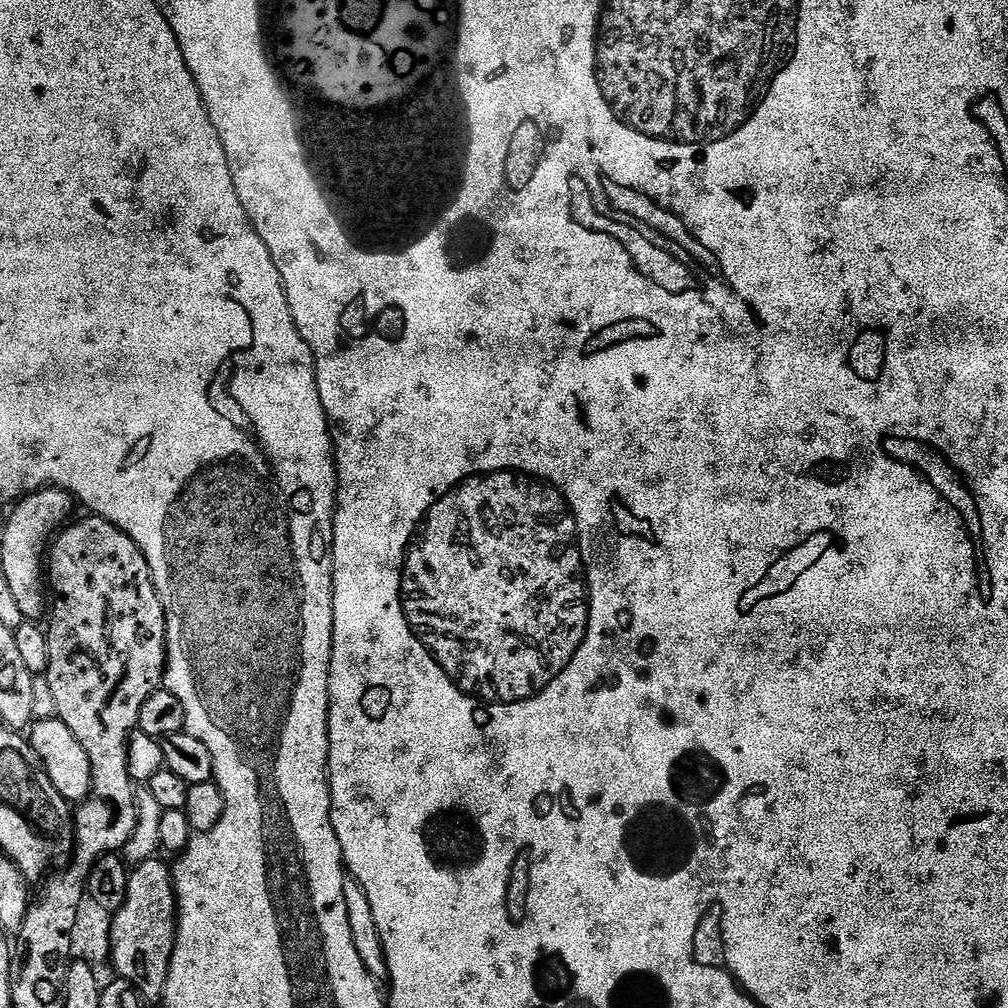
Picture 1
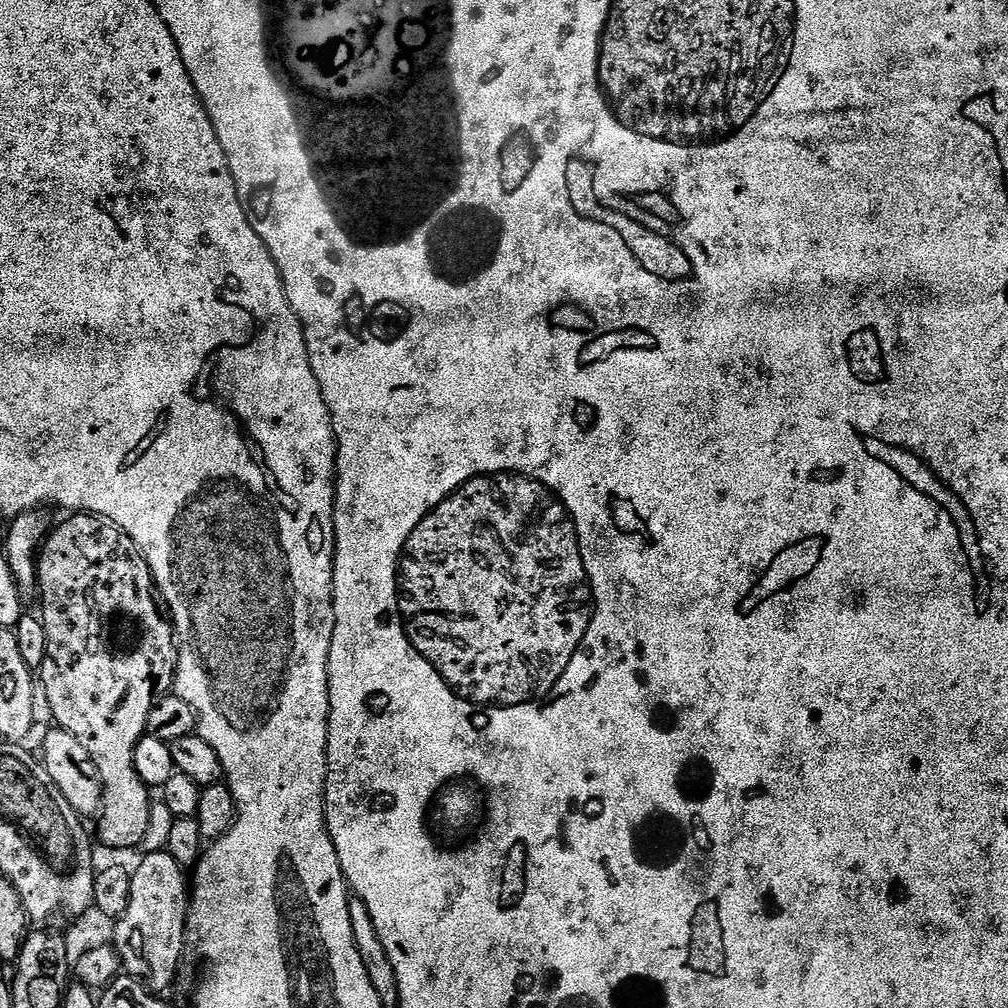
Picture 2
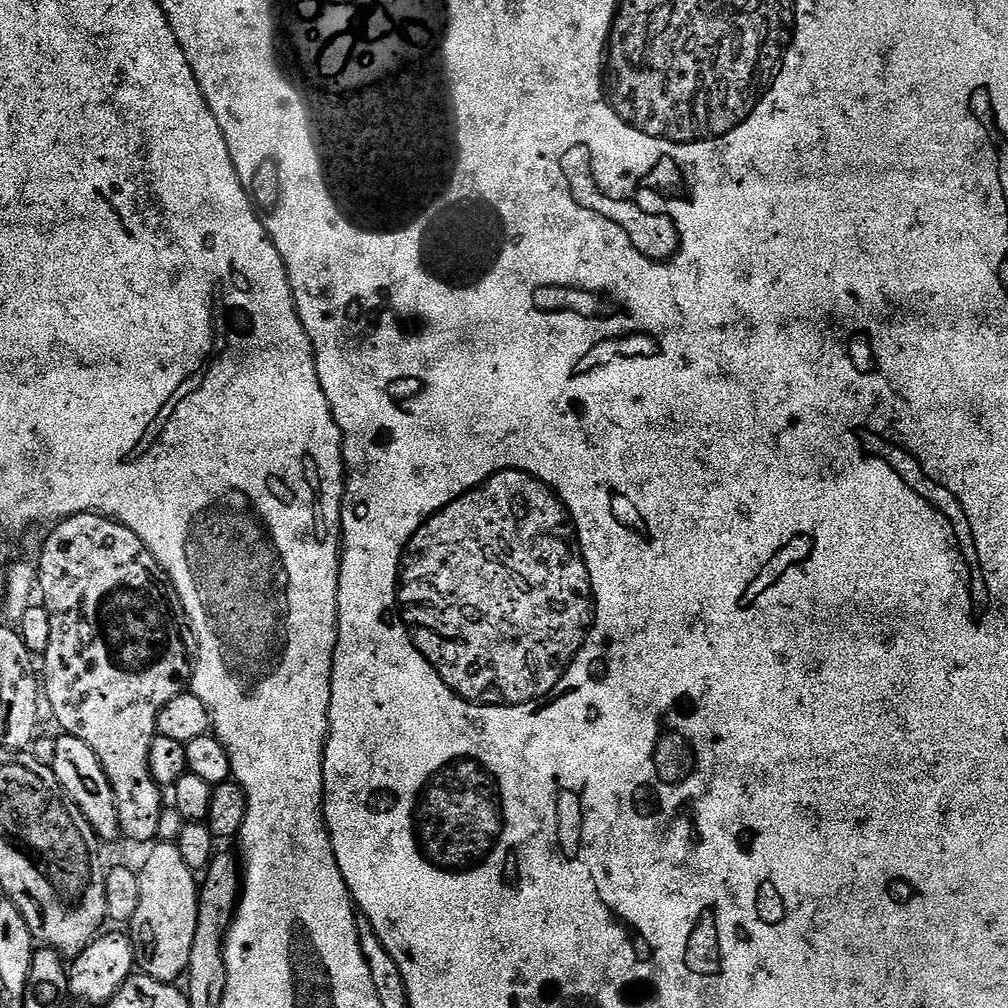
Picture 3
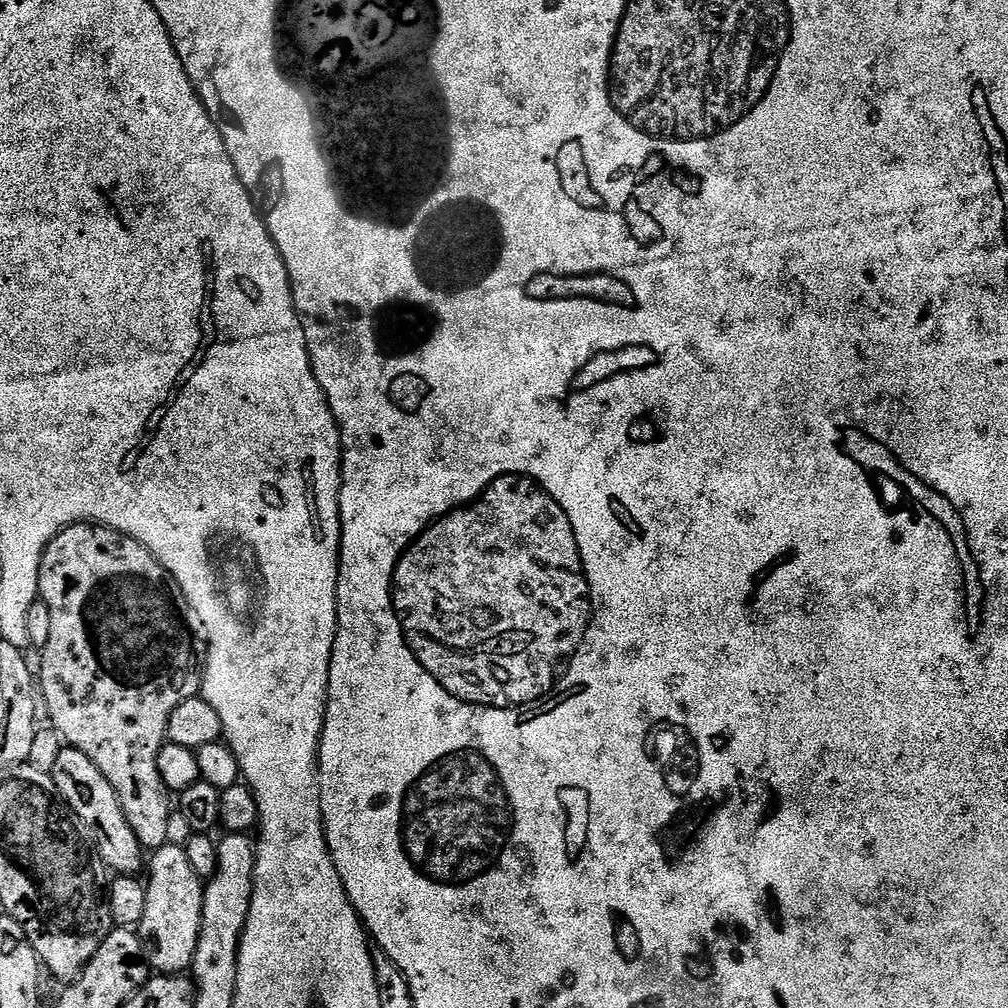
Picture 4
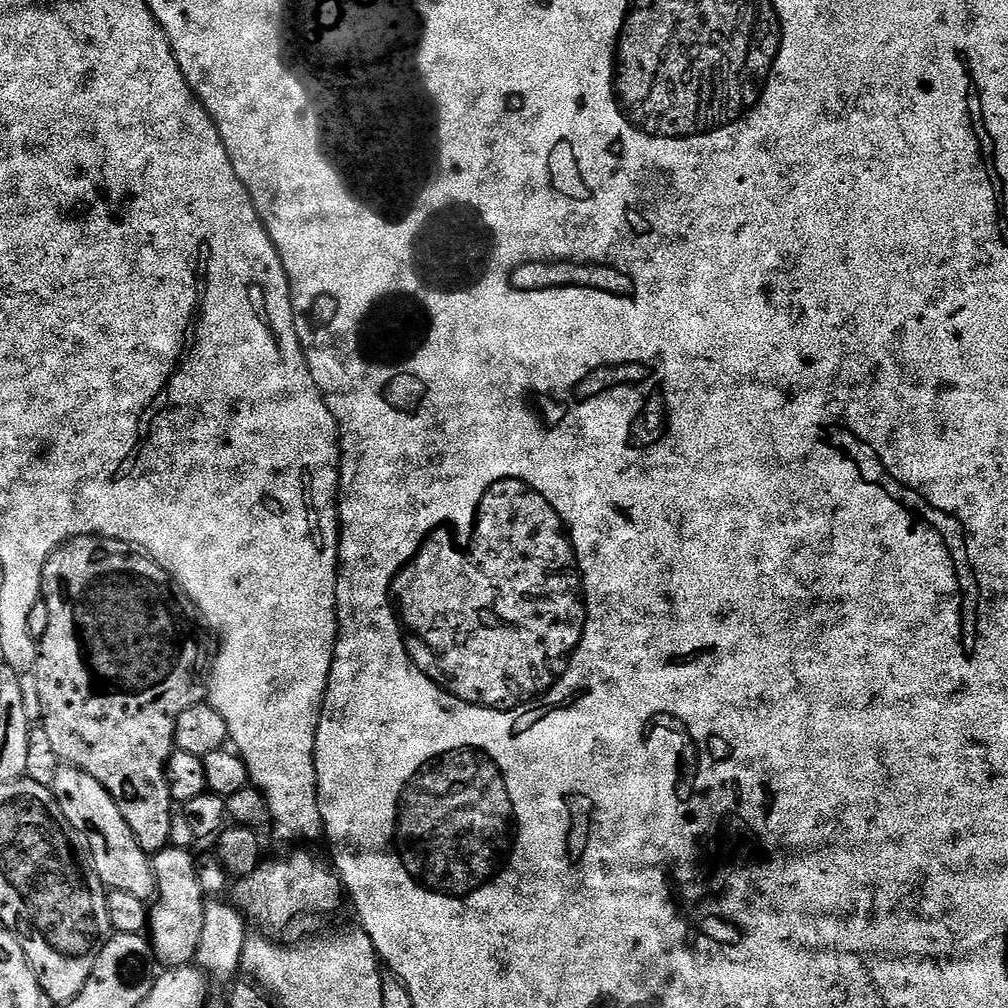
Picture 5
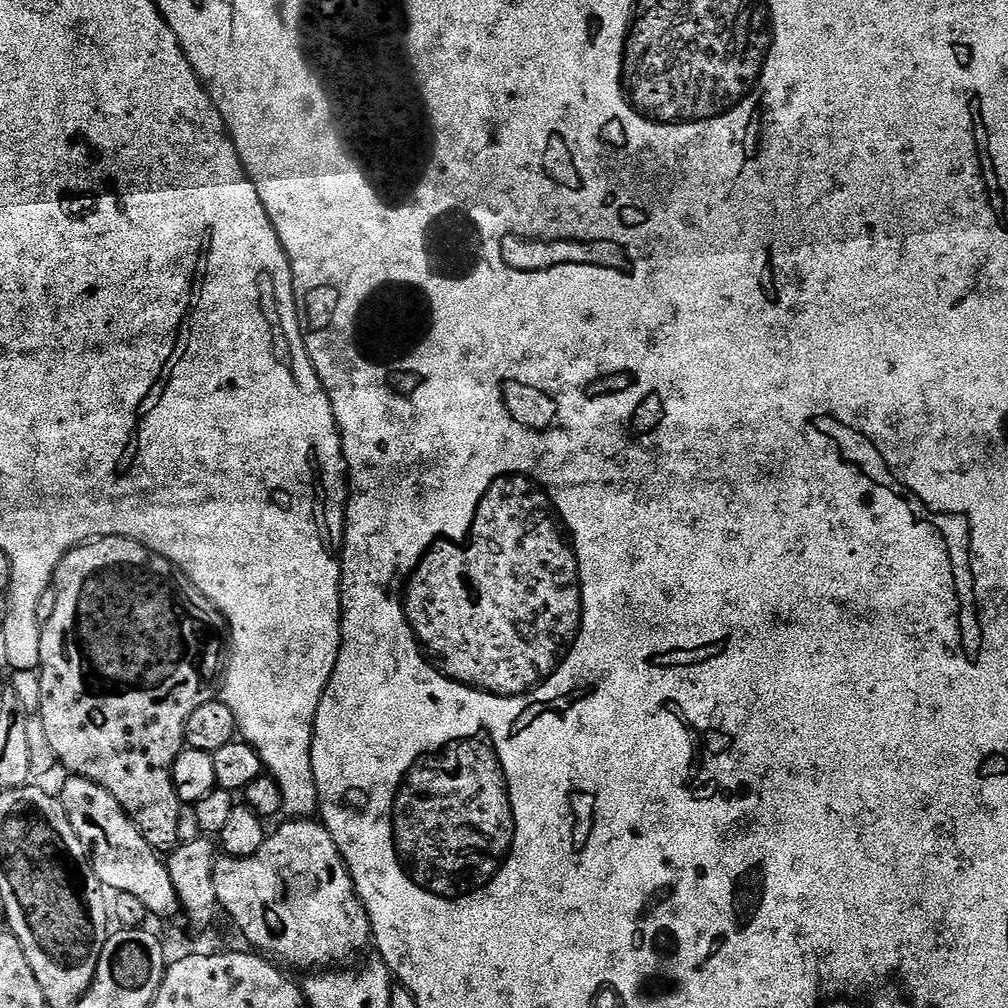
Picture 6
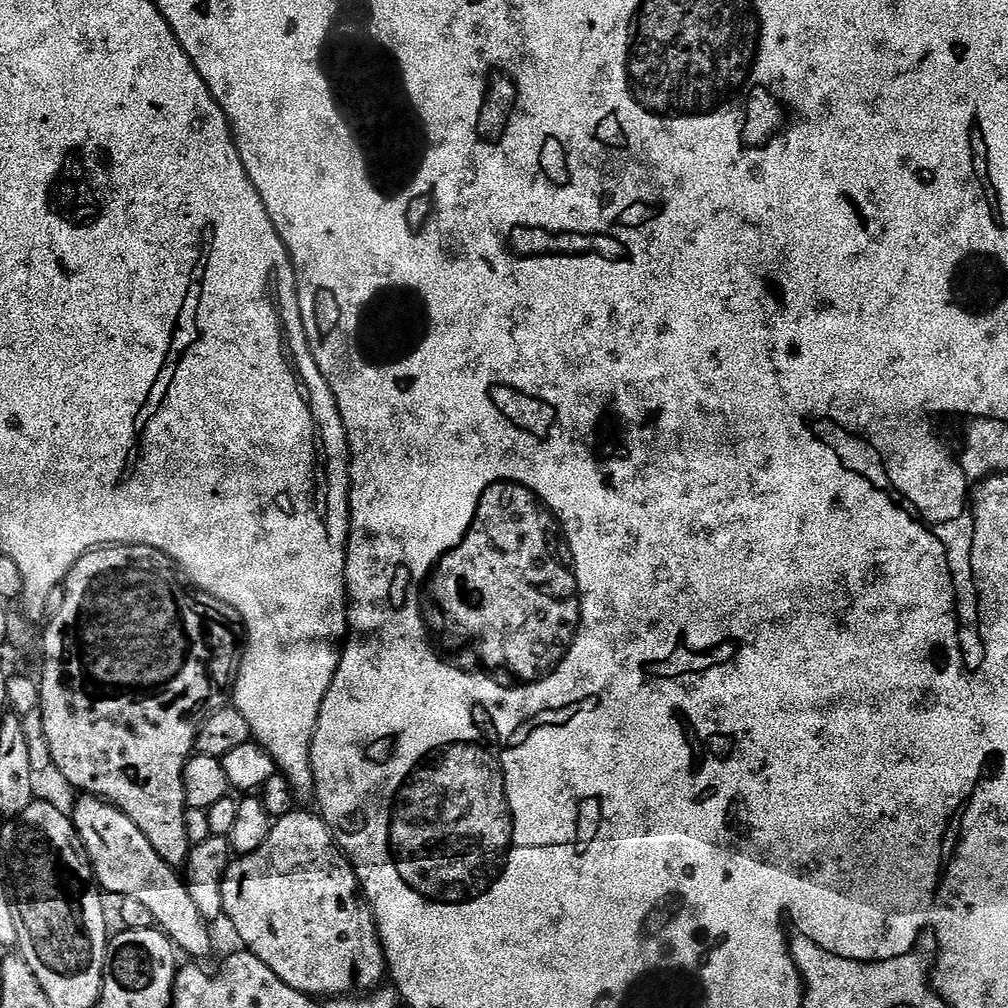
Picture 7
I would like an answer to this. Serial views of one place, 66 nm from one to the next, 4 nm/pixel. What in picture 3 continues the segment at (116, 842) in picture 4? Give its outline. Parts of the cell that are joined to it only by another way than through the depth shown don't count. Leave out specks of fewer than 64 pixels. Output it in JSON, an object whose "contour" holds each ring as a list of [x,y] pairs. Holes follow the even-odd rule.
{"contour":[[[67,734],[55,737],[54,758],[50,765],[52,773],[58,778],[64,795],[75,804],[76,809],[86,818],[97,837],[112,840],[121,835],[118,812],[116,810],[116,796],[112,793],[110,782],[102,770],[102,762],[98,762],[98,754],[82,742],[82,738],[74,738]]]}

